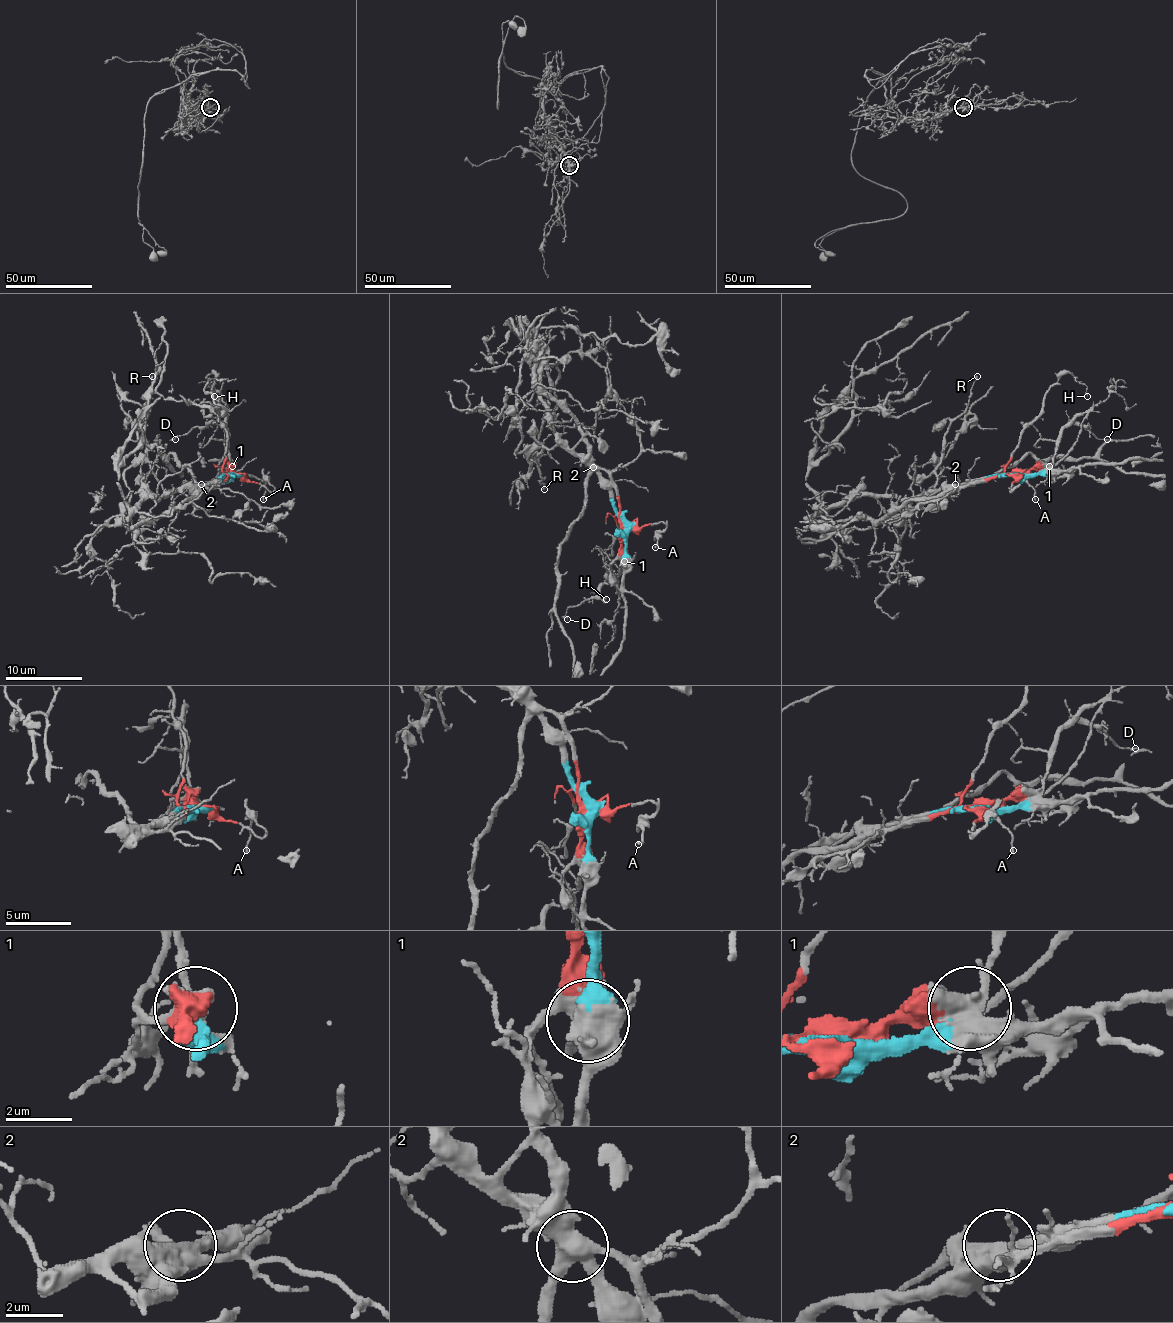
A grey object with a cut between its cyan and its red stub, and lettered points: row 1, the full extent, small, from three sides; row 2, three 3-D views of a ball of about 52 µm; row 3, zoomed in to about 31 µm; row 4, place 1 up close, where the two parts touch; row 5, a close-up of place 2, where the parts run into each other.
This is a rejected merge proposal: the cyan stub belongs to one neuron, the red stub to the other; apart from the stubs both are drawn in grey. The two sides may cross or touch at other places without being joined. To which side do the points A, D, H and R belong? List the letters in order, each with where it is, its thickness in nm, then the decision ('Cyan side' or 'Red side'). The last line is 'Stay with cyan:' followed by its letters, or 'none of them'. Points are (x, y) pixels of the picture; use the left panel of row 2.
A: Place: (263, 499). Thickness 140 nm. Red side
D: Place: (175, 439). Thickness 140 nm. Cyan side
H: Place: (214, 396). Thickness 90 nm. Red side
R: Place: (152, 376). Thickness 130 nm. Cyan side
Stay with cyan: D, R

